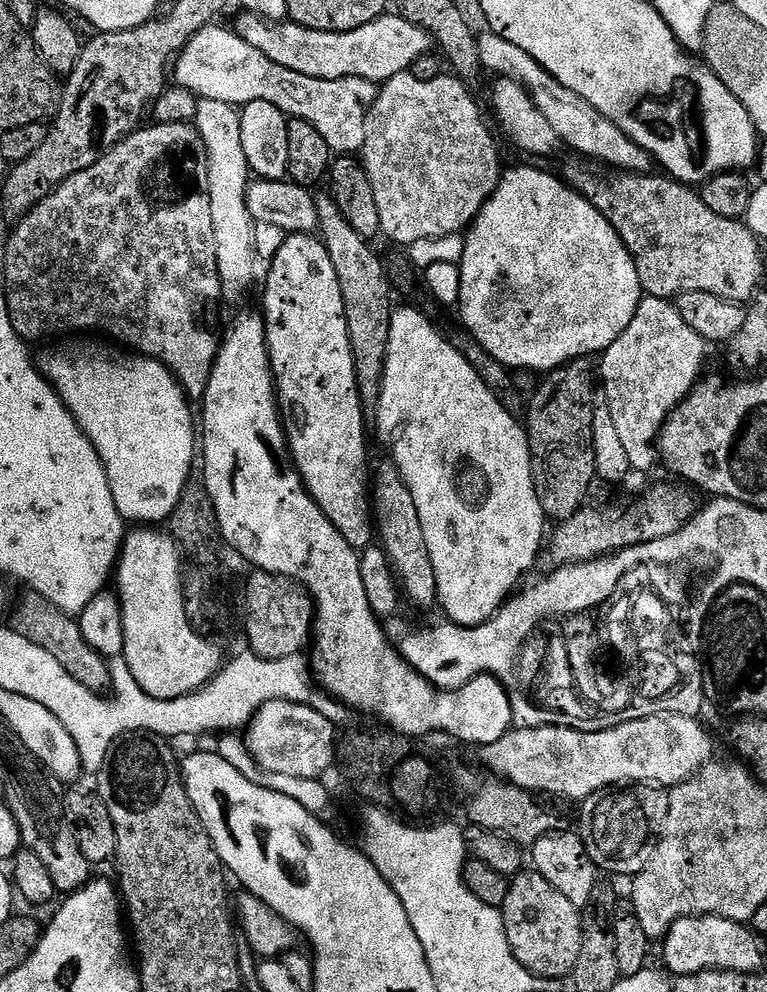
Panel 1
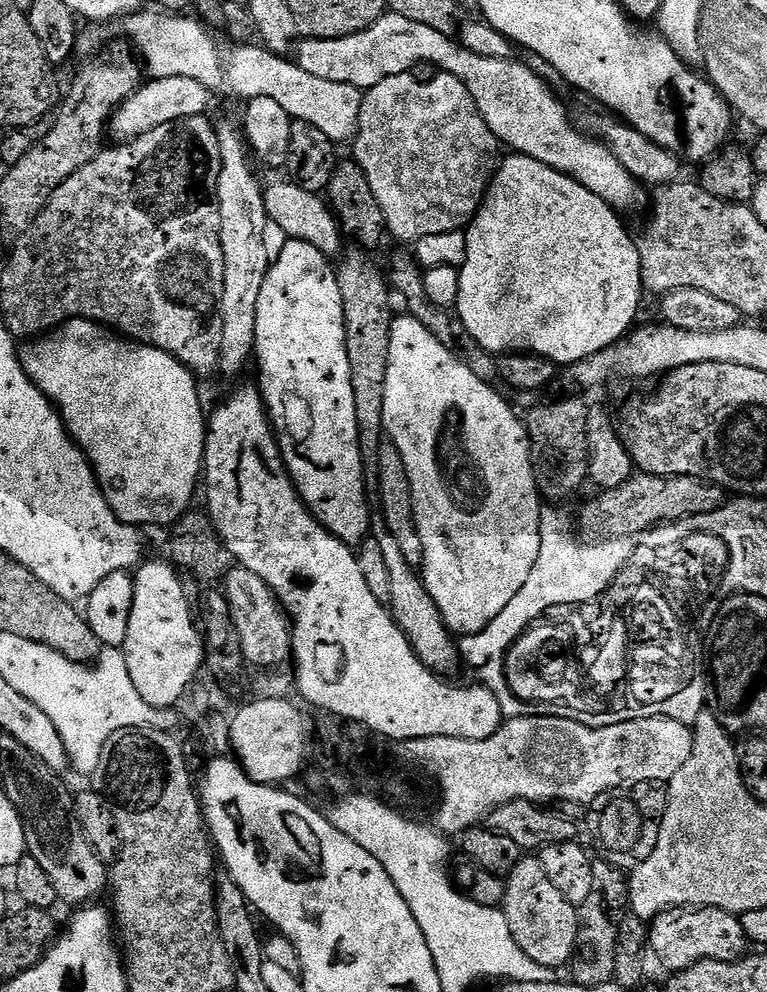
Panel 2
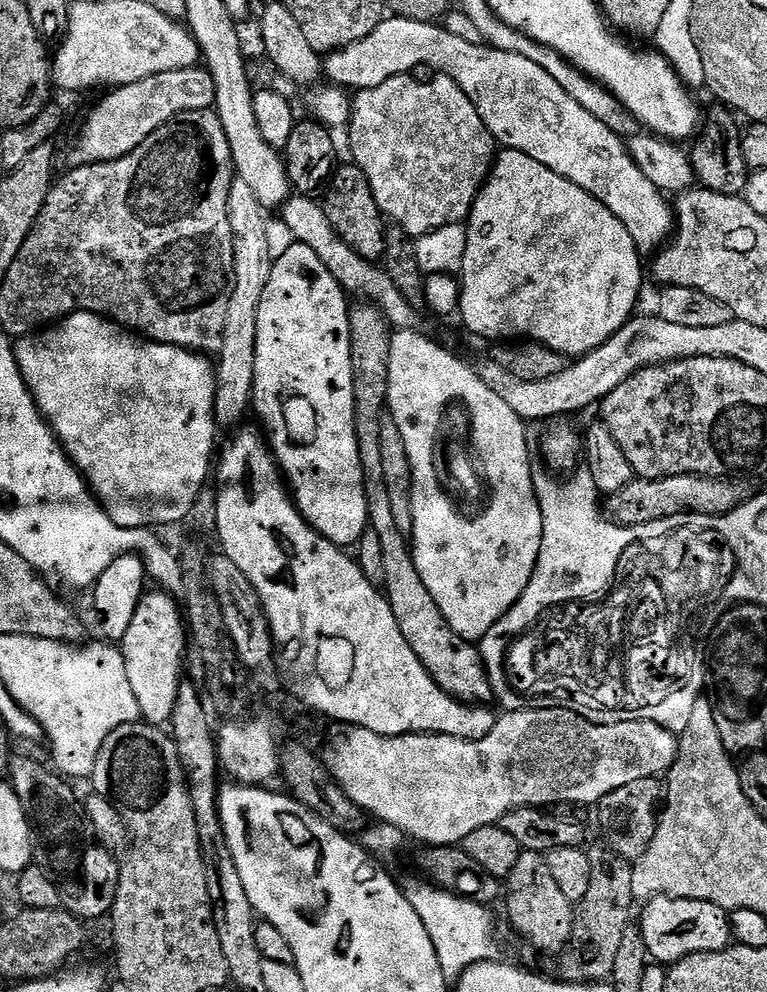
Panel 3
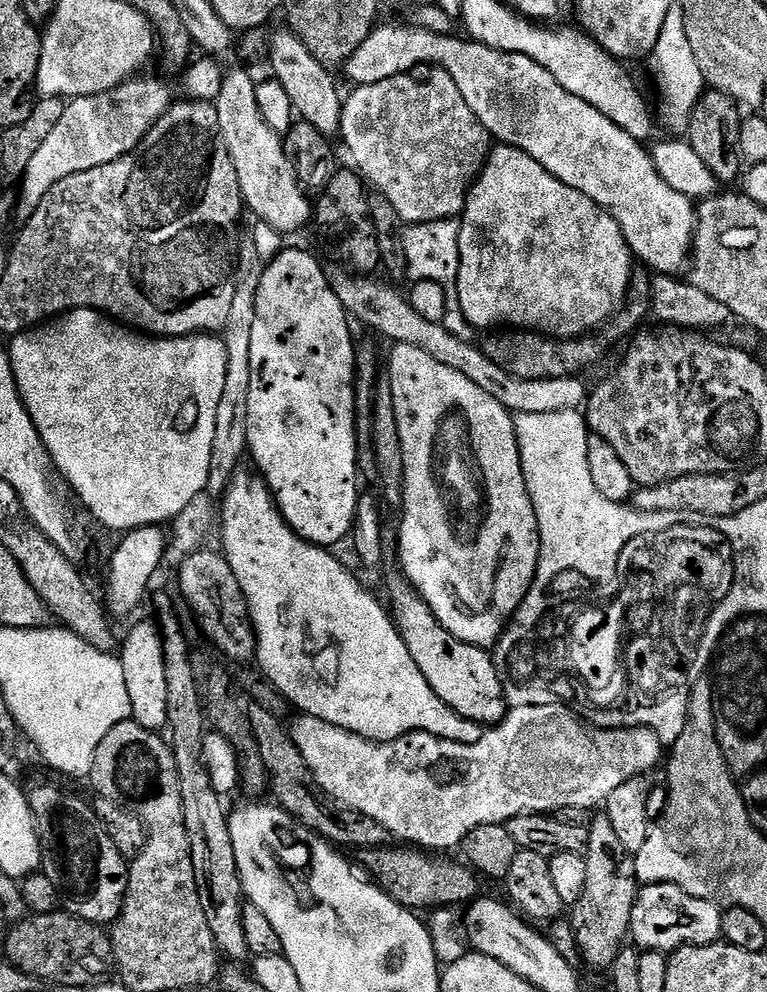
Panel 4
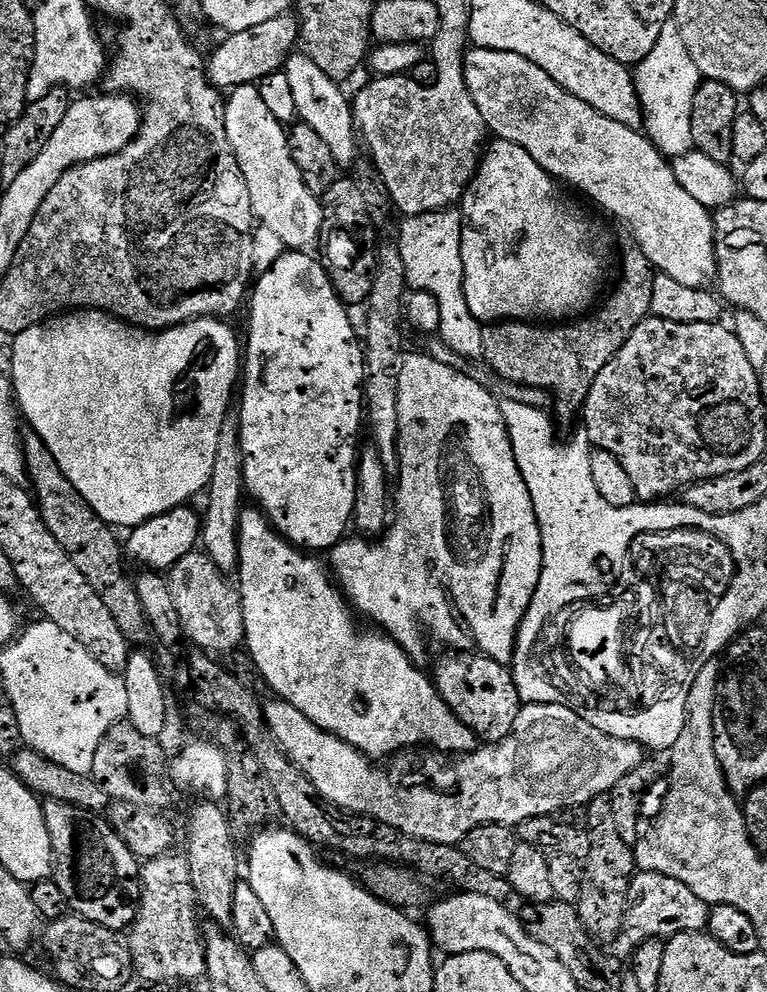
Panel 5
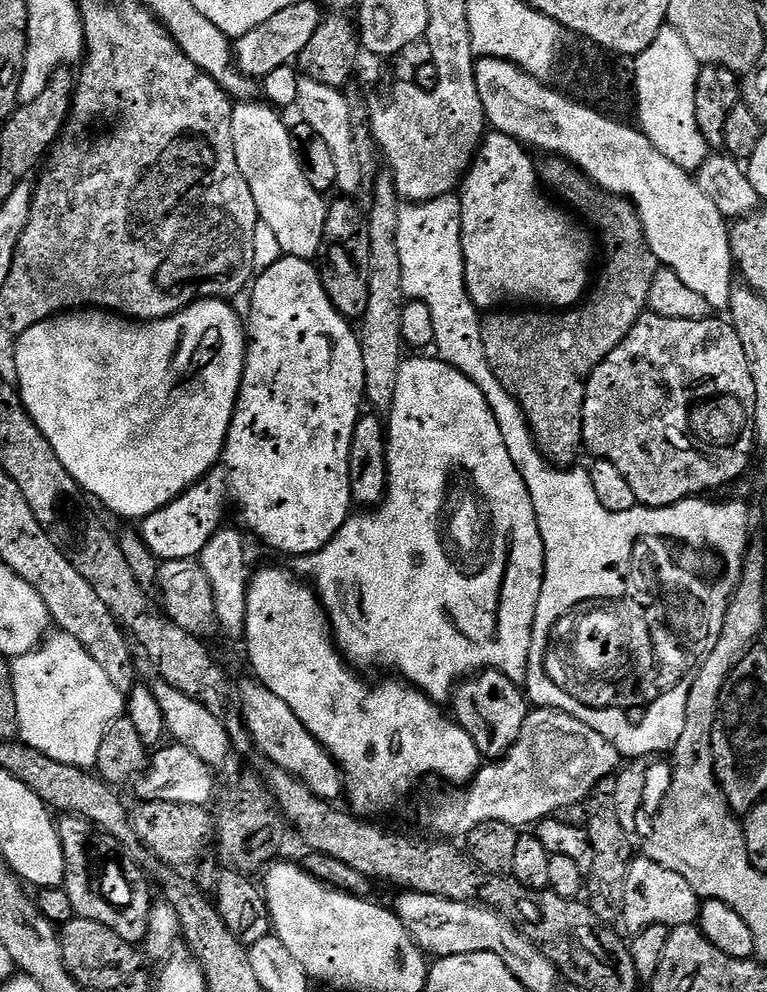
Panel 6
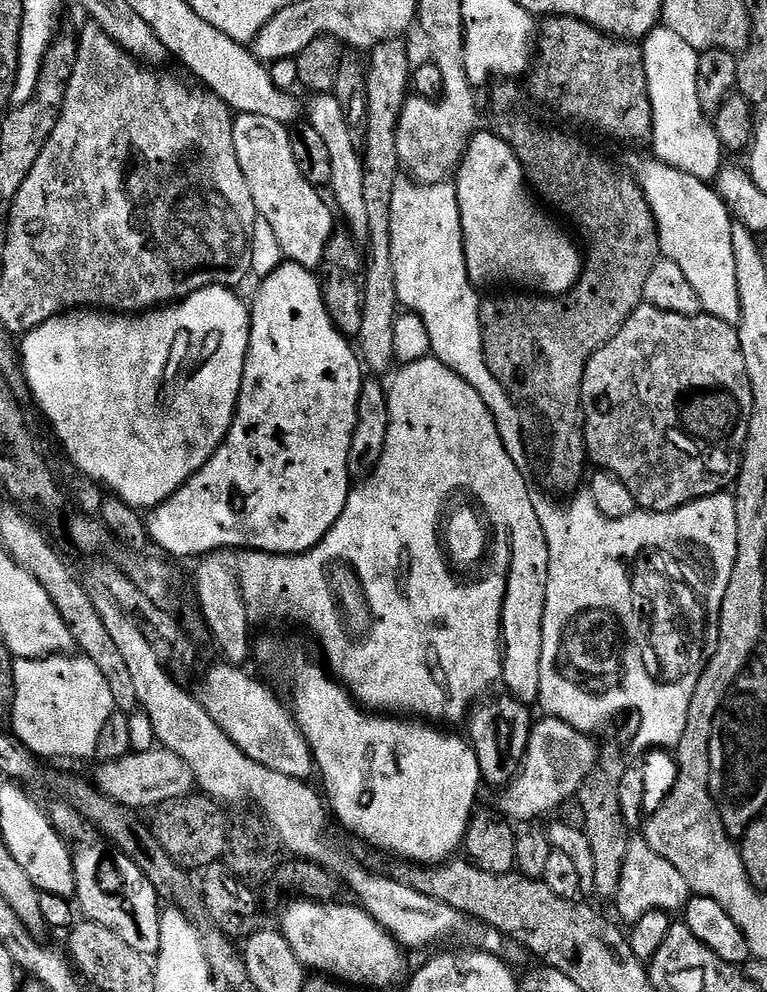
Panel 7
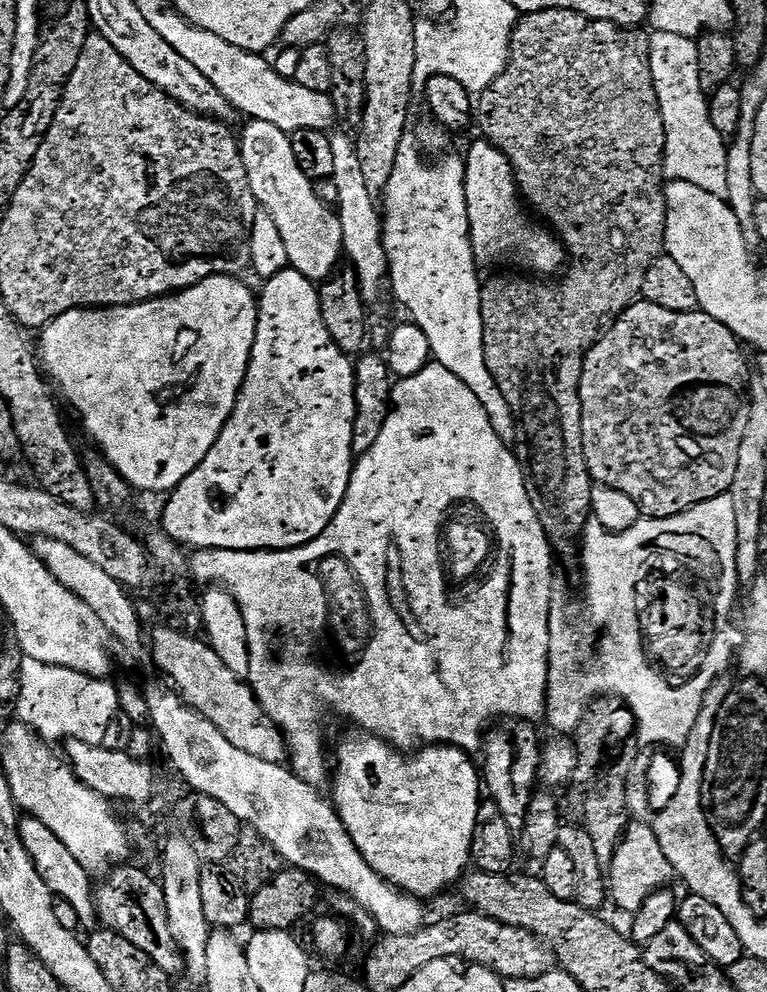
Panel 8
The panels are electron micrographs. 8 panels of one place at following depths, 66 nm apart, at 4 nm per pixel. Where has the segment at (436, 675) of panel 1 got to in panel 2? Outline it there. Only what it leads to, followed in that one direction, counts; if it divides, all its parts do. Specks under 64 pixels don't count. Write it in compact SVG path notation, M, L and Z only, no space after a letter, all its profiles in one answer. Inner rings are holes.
M548 506L541 511L538 562L534 562L534 570L530 570L526 586L522 586L522 590L518 590L514 598L510 598L510 606L506 606L506 610L502 610L494 619L489 620L483 630L474 633L473 636L463 637L458 644L458 652L463 663L465 660L480 675L479 683L491 690L501 706L508 705L508 688L504 688L504 676L508 676L508 660L504 660L504 656L508 656L508 644L512 644L512 636L516 636L516 632L520 632L520 628L524 628L524 624L528 624L528 620L532 620L532 616L536 616L540 608L548 608L548 604L564 604L568 596L572 596L572 600L588 600L588 596L594 598L603 596L621 570L625 557L628 556L628 544L616 544L616 552L612 552L612 548L604 548L604 552L592 552L592 542L575 540L572 537L573 521L571 524L567 514L559 512L556 508L559 507Z

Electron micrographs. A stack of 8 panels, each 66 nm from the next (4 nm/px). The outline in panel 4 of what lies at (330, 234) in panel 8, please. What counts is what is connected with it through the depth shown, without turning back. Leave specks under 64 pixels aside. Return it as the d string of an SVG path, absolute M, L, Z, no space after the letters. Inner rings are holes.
M240 68L225 75L222 90L214 101L218 110L218 126L226 142L230 162L234 162L247 211L253 212L259 223L269 224L274 226L274 230L289 234L306 227L308 220L310 224L314 208L310 200L308 204L309 197L294 174L294 166L290 166L290 158L286 158L281 133L270 130L270 126L266 126L266 118L262 118L262 110L258 110L256 85L257 81L251 80Z

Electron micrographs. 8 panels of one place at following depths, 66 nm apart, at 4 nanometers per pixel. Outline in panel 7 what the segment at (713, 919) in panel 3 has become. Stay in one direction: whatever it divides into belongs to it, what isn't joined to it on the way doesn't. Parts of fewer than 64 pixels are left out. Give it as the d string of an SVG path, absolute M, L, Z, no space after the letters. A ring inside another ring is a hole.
M642 838L629 839L626 858L622 862L622 878L618 886L618 894L614 897L616 912L625 920L628 926L638 922L651 912L667 912L669 914L679 913L688 904L690 889L686 878L658 854Z

